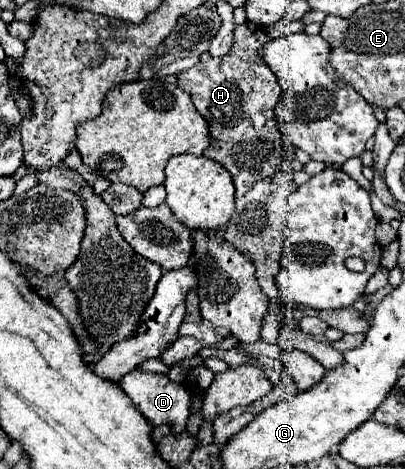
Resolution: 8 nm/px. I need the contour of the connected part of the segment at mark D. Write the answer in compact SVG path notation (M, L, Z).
M134 369L130 373L126 373L120 379L120 387L122 391L132 399L132 403L136 403L136 409L154 425L162 425L162 423L172 423L174 425L174 433L182 433L186 429L186 421L190 415L190 391L168 379L166 373L146 373L142 369Z

